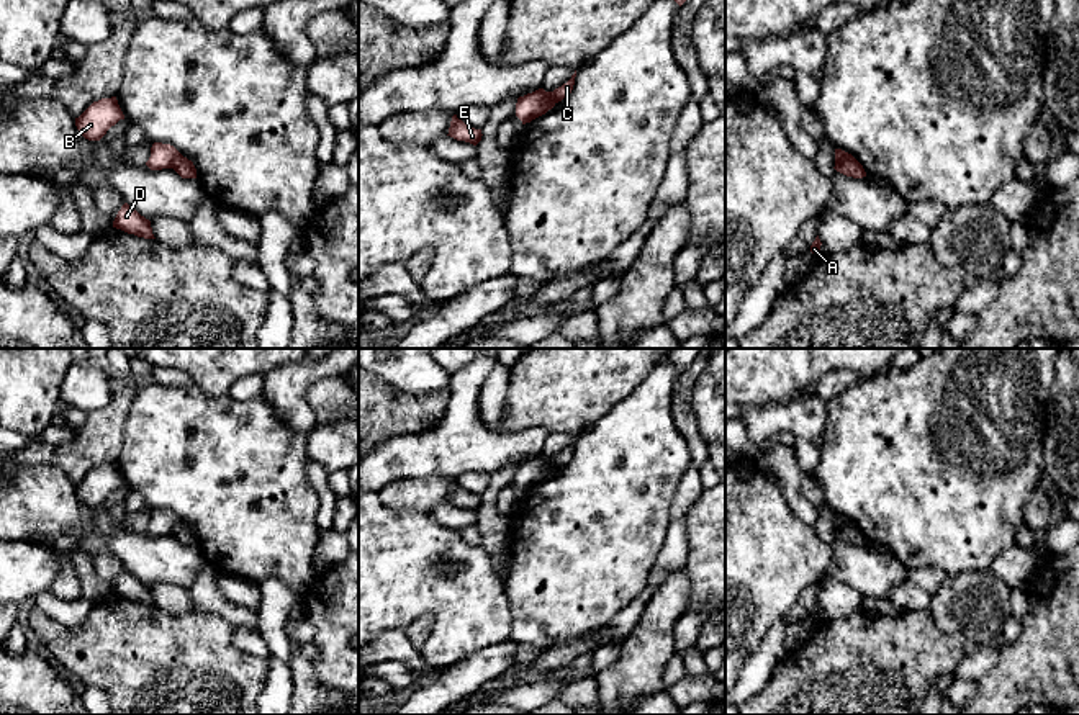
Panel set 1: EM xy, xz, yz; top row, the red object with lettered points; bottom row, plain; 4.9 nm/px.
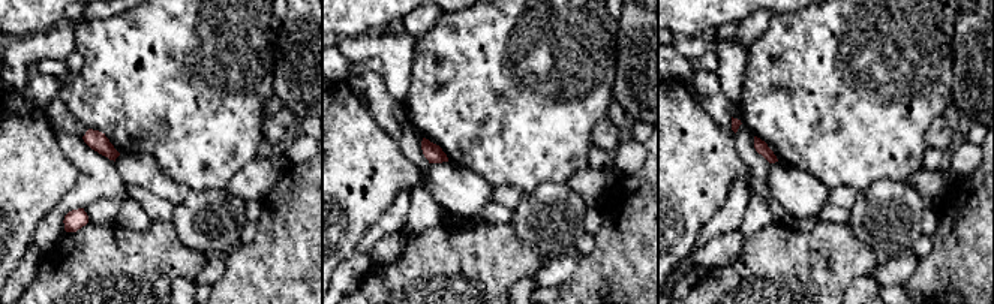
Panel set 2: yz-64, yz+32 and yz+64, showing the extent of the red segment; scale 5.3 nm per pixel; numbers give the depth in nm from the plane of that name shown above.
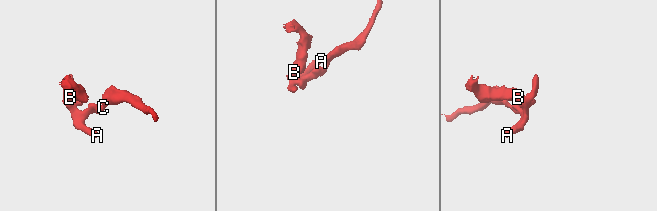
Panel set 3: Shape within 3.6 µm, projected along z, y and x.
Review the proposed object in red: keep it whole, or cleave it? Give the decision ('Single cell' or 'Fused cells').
Fused cells

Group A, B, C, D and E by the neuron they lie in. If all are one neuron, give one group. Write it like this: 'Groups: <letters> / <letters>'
Groups: A B D E / C

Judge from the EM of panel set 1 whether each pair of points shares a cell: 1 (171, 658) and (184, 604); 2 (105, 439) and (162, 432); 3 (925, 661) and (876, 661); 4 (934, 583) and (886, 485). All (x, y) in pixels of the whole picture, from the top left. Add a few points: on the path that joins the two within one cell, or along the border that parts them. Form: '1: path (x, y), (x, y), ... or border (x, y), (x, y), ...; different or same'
1: border (156, 604), (179, 614), (195, 609); different
2: border (131, 400), (121, 450), (115, 462); different
3: path (914, 661), (888, 661); same
4: border (907, 566), (939, 566), (947, 575); different

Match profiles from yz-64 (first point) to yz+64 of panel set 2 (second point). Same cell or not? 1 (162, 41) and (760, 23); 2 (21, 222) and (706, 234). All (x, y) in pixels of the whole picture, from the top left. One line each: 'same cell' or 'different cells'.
1: different cells
2: different cells

